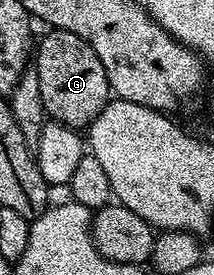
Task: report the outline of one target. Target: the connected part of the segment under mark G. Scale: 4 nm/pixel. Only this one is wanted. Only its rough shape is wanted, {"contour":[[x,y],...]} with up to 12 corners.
{"contour":[[75,32],[35,46],[43,108],[80,131],[111,101],[107,72]]}

